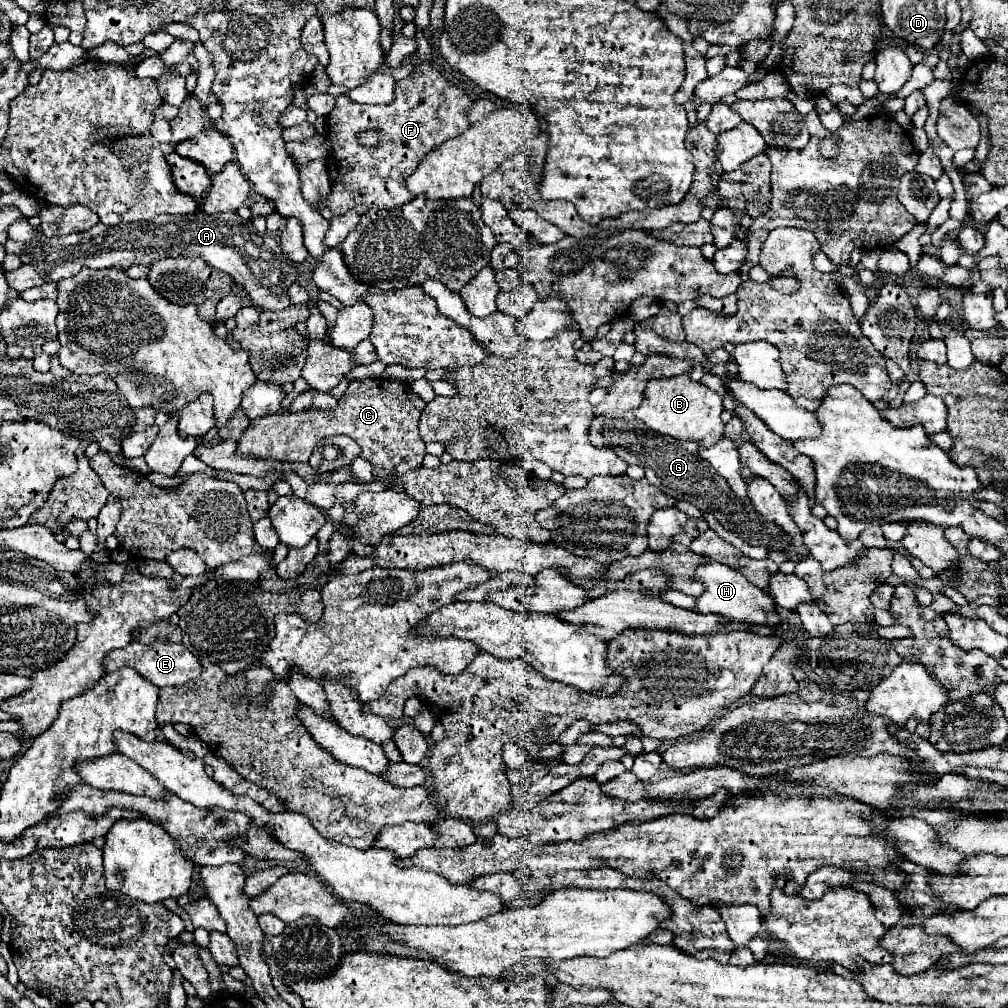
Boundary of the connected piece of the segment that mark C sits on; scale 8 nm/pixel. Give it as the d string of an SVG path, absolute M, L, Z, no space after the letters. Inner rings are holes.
M385 378L353 380L333 412L281 412L253 420L239 440L239 452L281 462L309 462L309 456L321 438L345 434L361 446L361 458L371 462L379 478L405 474L407 470L419 468L425 458L425 442L417 428L423 408L425 402L413 394L411 386L405 382L391 382Z

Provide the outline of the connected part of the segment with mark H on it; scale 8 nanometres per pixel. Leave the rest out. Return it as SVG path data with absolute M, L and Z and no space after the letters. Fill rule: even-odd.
M707 562L695 570L695 578L703 580L705 584L705 592L697 598L697 610L701 614L713 612L713 614L721 614L727 618L735 618L739 622L755 624L755 626L779 626L781 624L781 618L775 612L775 602L767 598L767 594L763 594L761 588L751 584L737 570L719 562Z

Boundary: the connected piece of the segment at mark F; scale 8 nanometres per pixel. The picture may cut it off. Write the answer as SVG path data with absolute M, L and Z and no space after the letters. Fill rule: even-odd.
M419 64L413 74L399 80L395 100L387 106L355 104L347 96L339 96L327 116L327 132L333 142L329 156L333 188L327 208L333 214L345 214L347 210L365 214L369 208L395 208L411 202L415 196L407 190L407 178L417 170L423 156L469 128L467 108L471 102L463 90L447 82L431 64ZM369 128L381 134L377 148L359 144L357 134Z

